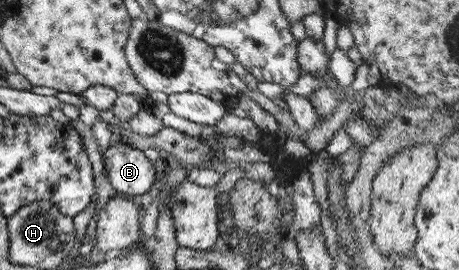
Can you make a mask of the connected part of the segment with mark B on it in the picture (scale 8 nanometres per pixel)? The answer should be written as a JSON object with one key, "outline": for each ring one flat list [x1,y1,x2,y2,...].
{"outline":[[112,140,102,159,107,181,120,195,135,200,155,181,153,164,139,149,127,147,123,141]]}

